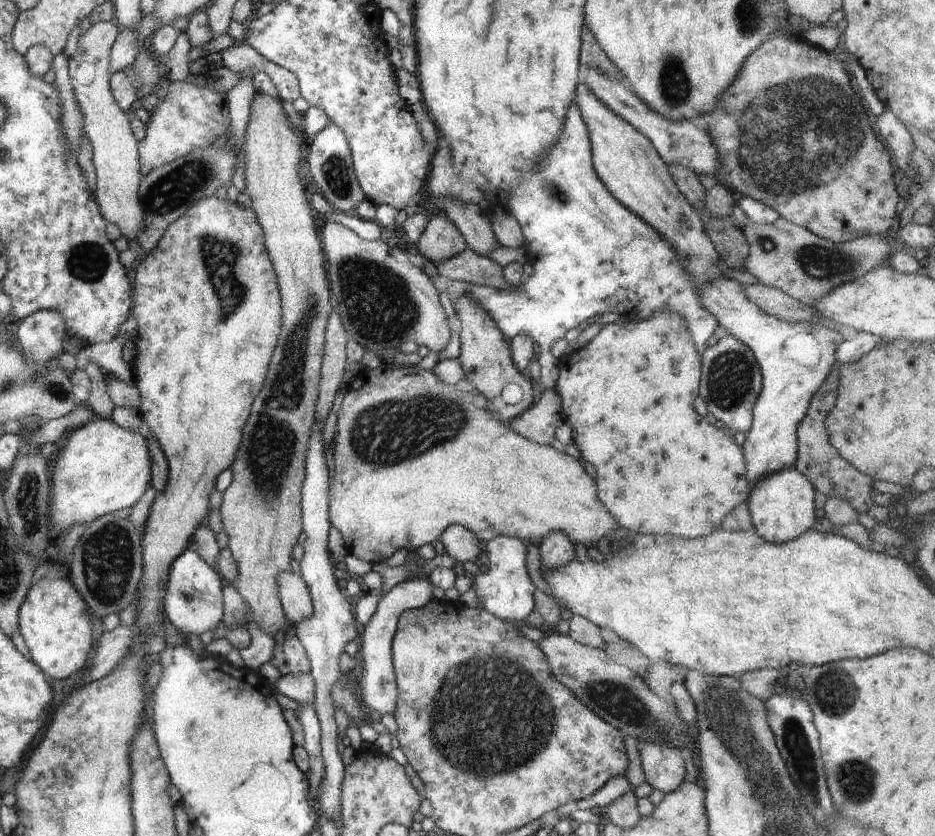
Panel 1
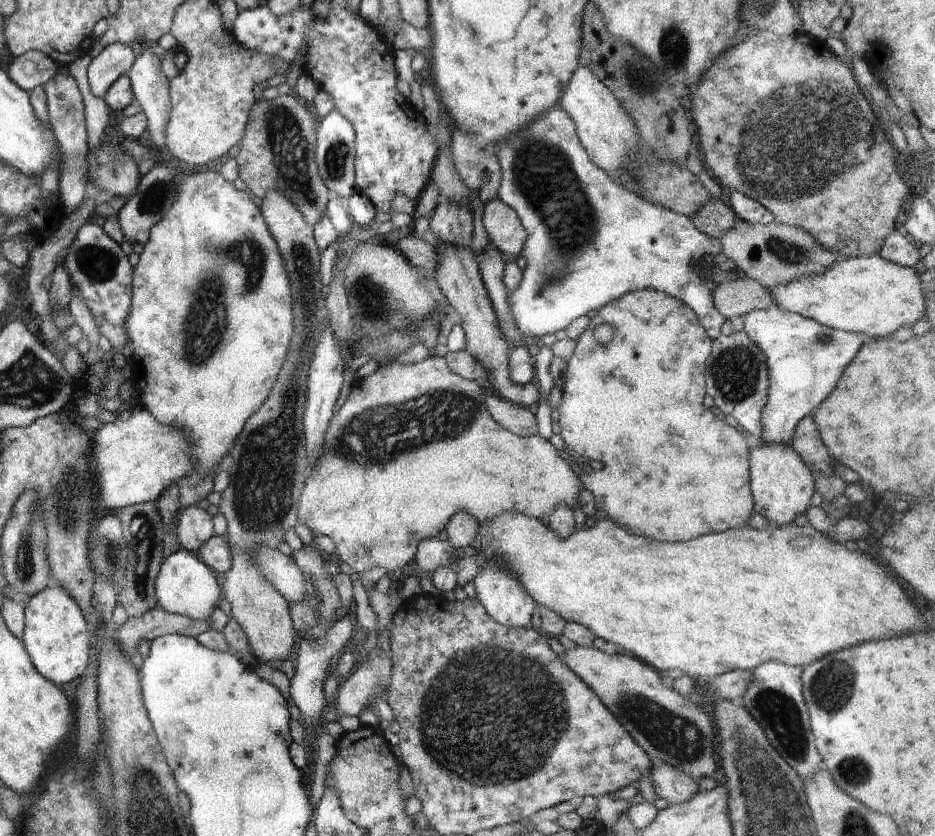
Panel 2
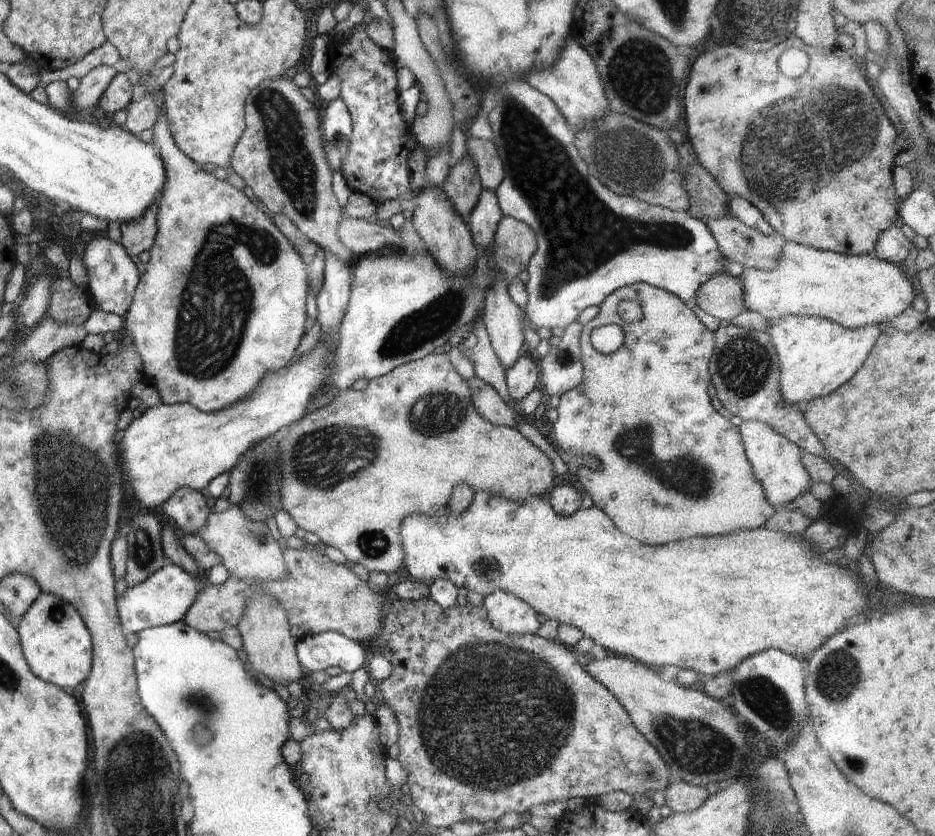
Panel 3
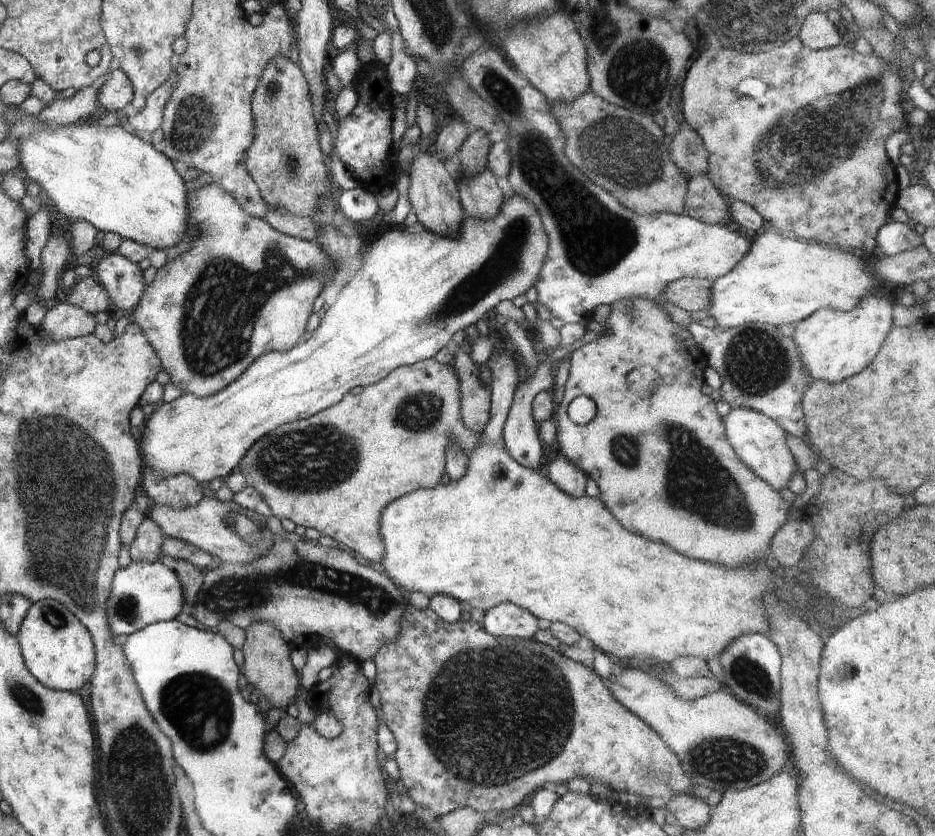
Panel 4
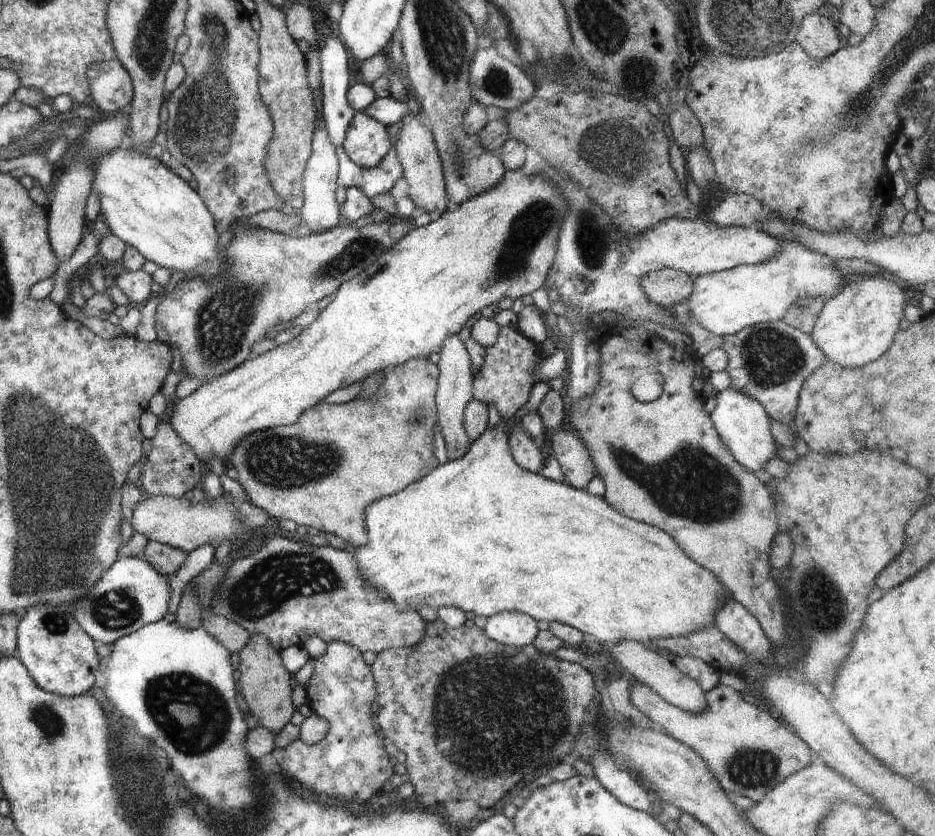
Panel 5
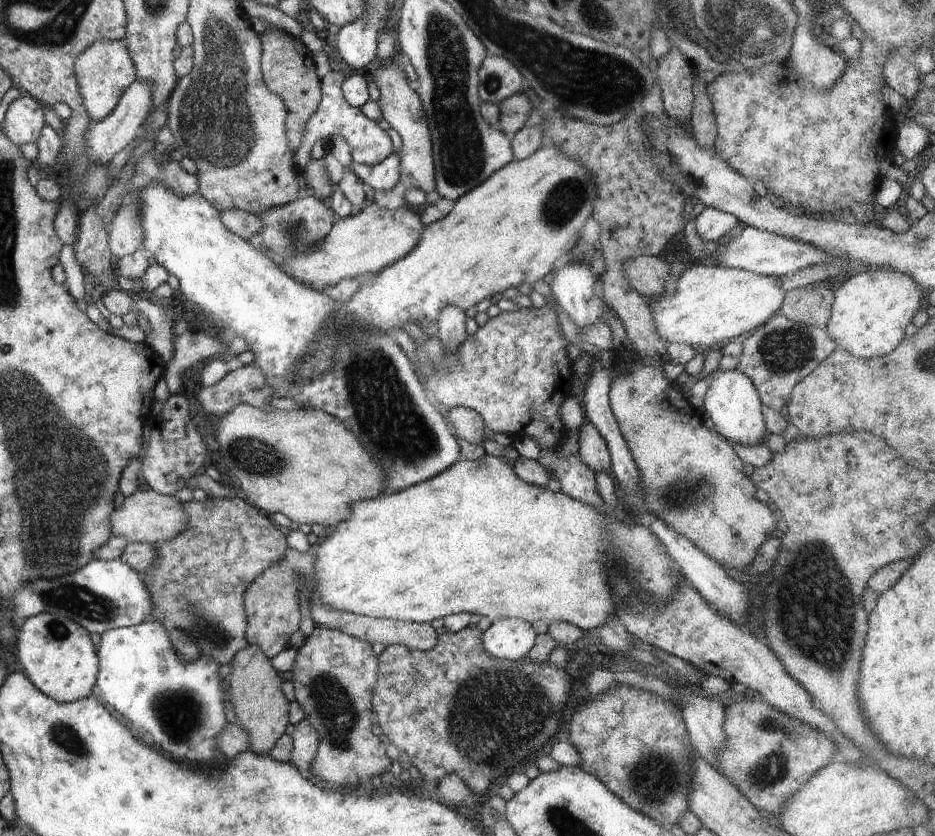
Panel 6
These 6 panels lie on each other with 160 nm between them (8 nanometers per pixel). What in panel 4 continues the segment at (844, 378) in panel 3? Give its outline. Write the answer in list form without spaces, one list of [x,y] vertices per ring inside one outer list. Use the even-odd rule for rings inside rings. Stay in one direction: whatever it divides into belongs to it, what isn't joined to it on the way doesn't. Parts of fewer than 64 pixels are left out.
[[[876,290],[851,311],[825,308],[798,321],[790,338],[794,341],[807,382],[810,384],[814,381],[840,382],[870,366],[872,358],[878,354],[884,339],[894,327],[892,305],[889,295]]]

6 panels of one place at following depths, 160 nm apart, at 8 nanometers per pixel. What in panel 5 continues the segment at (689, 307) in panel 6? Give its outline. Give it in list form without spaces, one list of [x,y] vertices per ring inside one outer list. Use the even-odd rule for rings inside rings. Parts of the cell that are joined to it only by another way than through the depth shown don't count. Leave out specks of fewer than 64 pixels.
[[[779,241],[781,253],[755,265],[738,265],[730,270],[695,277],[691,297],[686,303],[691,317],[694,317],[712,334],[725,337],[736,334],[743,328],[760,323],[782,321],[786,311],[800,298],[836,297],[844,288],[844,277],[835,267],[835,261],[826,255],[818,254],[796,241]]]

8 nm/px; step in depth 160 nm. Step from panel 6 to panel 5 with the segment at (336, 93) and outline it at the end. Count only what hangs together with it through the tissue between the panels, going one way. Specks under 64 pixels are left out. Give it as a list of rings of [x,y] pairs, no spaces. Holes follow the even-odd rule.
[[[358,111],[348,128],[347,151],[363,169],[375,167],[387,154],[391,142],[387,127],[364,111]]]

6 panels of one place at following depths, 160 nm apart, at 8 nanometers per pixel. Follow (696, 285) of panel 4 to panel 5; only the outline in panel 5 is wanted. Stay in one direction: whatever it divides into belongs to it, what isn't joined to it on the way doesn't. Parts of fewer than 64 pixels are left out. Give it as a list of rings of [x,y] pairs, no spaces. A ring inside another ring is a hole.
[[[660,269],[644,275],[641,278],[641,285],[646,293],[646,296],[653,303],[660,305],[666,310],[672,310],[678,302],[687,303],[689,301],[694,279],[695,277],[693,275],[684,274],[684,272],[674,269]]]

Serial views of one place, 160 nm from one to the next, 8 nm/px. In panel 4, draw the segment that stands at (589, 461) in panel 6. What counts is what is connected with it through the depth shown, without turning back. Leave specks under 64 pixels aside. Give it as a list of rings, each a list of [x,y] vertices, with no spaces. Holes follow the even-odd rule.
[[[562,455],[556,457],[549,467],[545,468],[544,473],[550,482],[568,496],[579,499],[585,495],[588,476],[566,457]]]

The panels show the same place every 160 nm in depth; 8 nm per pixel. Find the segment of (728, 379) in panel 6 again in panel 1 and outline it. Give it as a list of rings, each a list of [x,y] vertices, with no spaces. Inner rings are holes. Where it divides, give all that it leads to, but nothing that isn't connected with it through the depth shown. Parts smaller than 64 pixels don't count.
[[[794,466],[758,478],[746,502],[754,531],[774,544],[786,544],[800,538],[800,534],[813,529],[816,522],[814,496],[812,484]]]

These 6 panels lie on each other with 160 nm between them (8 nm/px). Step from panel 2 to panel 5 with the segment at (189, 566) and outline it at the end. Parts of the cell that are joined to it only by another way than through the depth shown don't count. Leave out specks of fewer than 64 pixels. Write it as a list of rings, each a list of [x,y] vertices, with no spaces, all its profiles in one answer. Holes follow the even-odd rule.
[[[120,556],[85,597],[64,610],[74,617],[93,641],[113,644],[120,637],[132,634],[166,616],[171,592],[166,579],[144,557]]]

